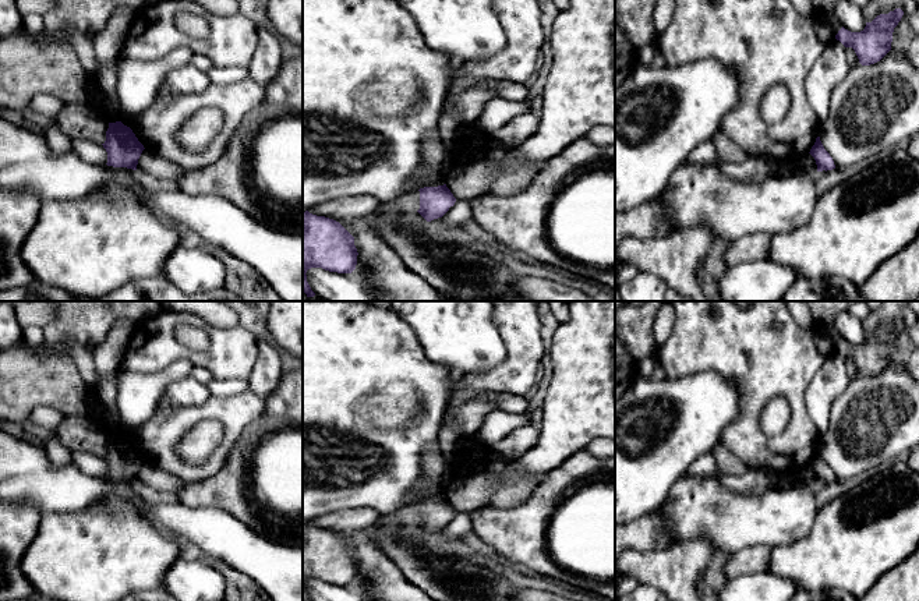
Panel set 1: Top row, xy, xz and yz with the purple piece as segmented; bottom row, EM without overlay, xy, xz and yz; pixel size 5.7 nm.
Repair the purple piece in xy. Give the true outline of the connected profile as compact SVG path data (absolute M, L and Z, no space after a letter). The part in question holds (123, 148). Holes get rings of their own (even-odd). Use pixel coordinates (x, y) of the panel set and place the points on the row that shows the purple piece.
M121 121L109 123L106 141L102 144L107 152L107 166L137 170L138 159L145 149L132 130Z

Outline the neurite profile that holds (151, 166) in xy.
M146 148L138 159L137 172L158 185L174 185L184 174L183 167Z

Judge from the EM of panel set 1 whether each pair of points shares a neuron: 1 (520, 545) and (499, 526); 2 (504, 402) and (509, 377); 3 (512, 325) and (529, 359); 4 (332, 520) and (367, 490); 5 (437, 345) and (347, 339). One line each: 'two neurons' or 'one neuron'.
1: one neuron
2: two neurons
3: one neuron
4: two neurons
5: two neurons

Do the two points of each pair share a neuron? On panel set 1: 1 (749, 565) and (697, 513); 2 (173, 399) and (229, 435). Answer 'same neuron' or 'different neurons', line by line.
1: different neurons
2: different neurons

